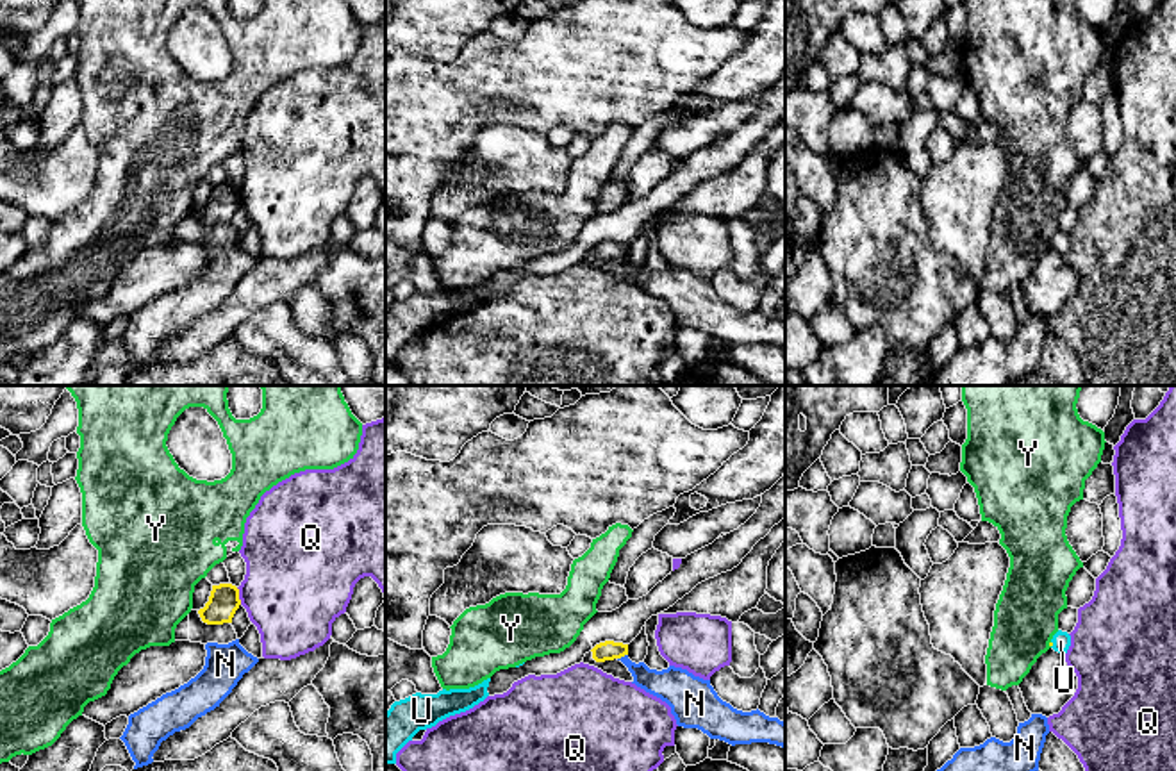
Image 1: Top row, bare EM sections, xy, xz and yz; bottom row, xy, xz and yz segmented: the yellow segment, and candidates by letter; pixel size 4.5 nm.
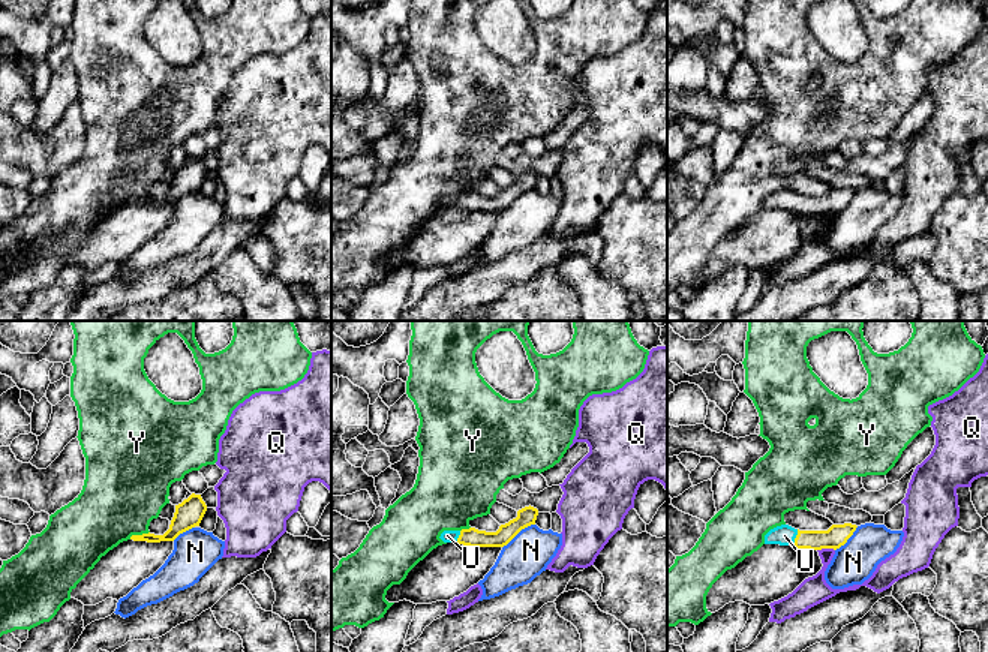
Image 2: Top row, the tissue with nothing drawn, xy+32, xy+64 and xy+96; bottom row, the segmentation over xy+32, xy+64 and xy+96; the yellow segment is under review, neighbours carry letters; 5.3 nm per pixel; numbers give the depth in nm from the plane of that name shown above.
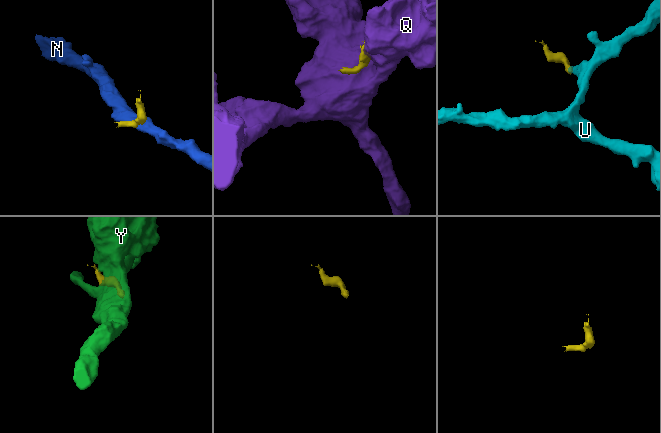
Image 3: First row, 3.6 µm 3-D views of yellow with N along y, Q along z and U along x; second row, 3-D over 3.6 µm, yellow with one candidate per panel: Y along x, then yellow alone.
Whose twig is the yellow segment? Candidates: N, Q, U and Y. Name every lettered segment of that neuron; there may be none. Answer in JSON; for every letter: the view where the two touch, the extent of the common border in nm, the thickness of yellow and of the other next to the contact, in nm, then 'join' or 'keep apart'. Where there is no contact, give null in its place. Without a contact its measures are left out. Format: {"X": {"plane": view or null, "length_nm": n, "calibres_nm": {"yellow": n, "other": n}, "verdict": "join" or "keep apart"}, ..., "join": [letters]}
{"N": {"plane": "xz", "length_nm": 50, "calibres_nm": {"yellow": 90, "other": 140}, "verdict": "keep apart"}, "Q": {"plane": "xy", "length_nm": 80, "calibres_nm": {"yellow": 140, "other": 460}, "verdict": "keep apart"}, "U": {"plane": null, "verdict": "join"}, "Y": {"plane": null, "verdict": "keep apart"}, "join": ["U"]}

